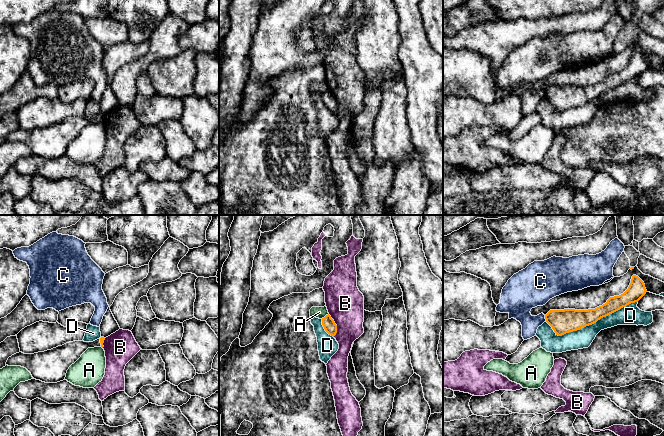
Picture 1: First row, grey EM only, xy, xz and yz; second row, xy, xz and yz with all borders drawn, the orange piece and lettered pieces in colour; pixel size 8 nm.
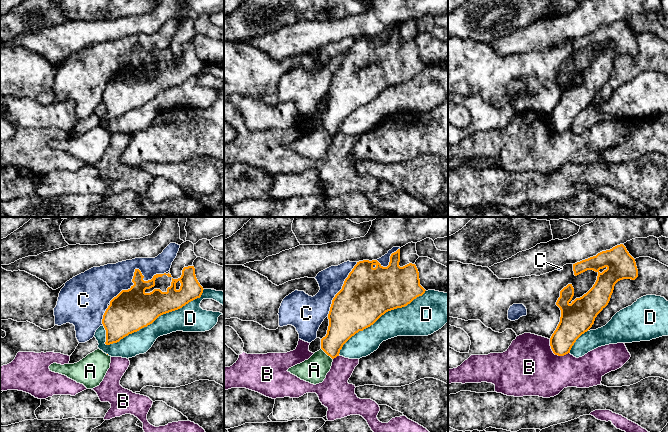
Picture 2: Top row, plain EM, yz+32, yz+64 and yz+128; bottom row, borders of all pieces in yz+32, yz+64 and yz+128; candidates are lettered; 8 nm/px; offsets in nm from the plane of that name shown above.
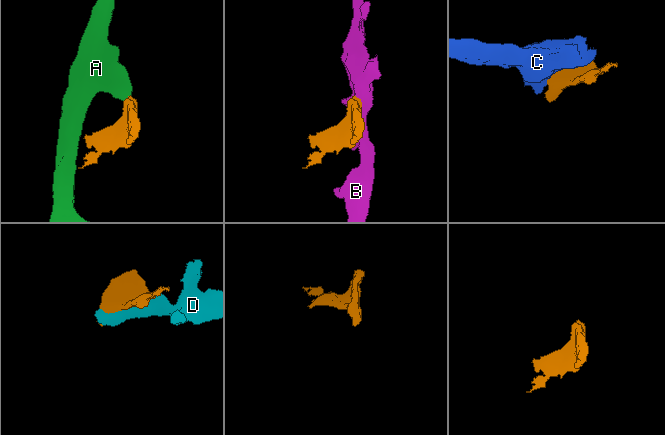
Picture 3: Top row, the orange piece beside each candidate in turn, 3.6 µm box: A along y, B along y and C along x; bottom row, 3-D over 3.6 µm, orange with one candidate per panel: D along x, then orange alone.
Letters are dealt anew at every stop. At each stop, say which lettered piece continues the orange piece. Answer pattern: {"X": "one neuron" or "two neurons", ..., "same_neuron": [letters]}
{"A": "two neurons", "B": "two neurons", "C": "two neurons", "D": "two neurons", "same_neuron": []}

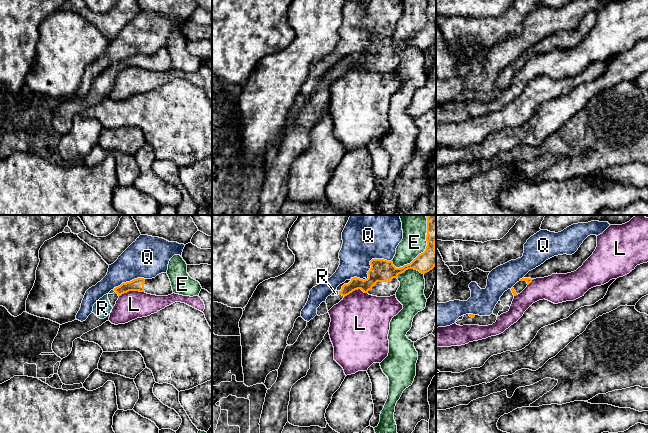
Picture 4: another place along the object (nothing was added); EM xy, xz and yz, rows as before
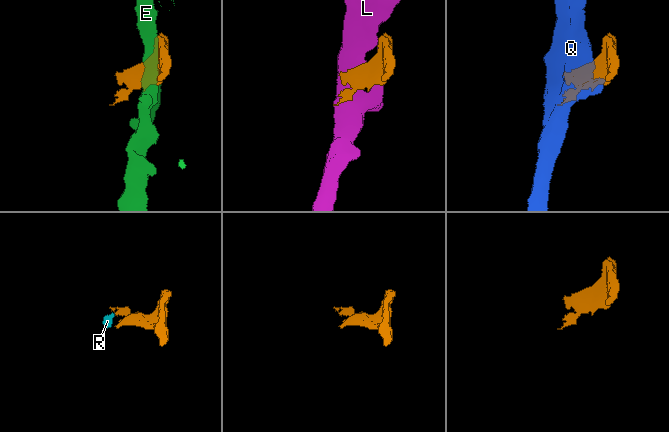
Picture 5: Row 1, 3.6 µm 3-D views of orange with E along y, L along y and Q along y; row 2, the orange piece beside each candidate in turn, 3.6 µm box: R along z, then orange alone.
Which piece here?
{"E": "two neurons", "L": "two neurons", "Q": "two neurons", "R": "one neuron", "same_neuron": ["R"]}

